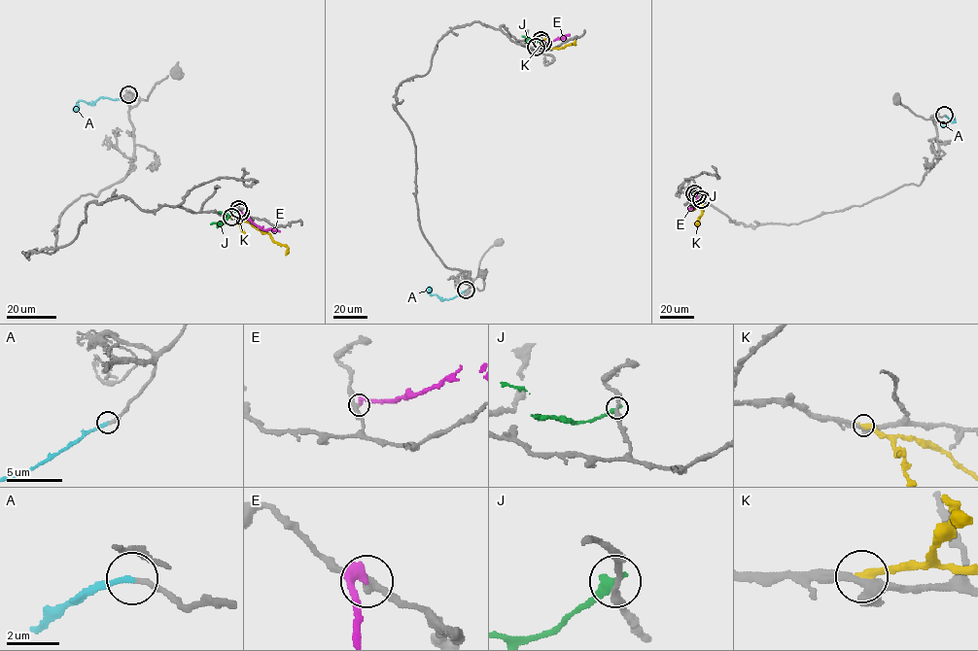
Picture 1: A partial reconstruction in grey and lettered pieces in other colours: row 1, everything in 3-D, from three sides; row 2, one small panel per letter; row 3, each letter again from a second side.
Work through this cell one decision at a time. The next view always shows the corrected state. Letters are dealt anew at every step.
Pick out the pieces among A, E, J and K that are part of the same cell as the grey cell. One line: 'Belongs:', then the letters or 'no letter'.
Belongs: A

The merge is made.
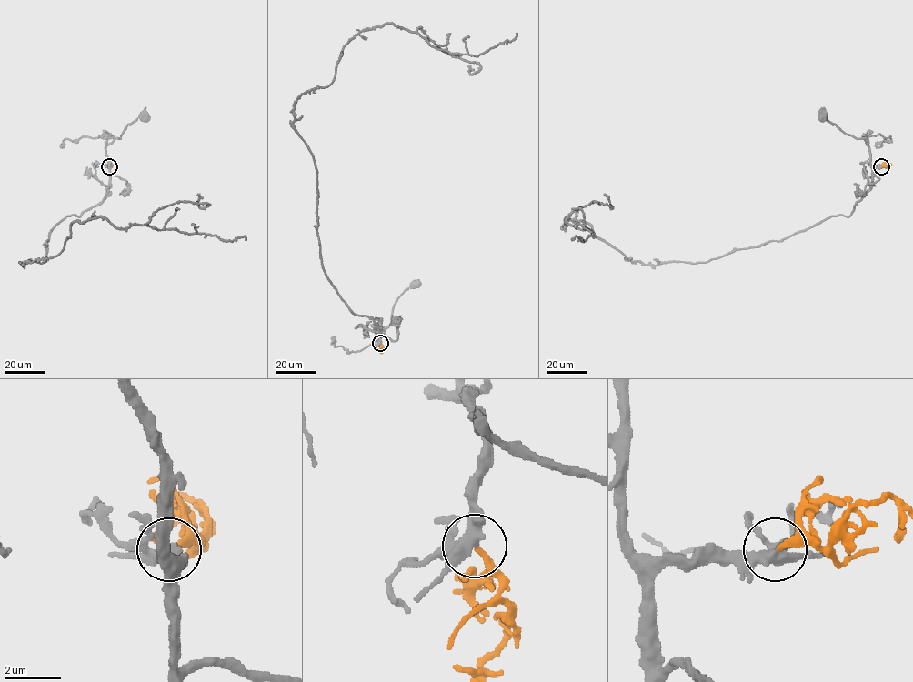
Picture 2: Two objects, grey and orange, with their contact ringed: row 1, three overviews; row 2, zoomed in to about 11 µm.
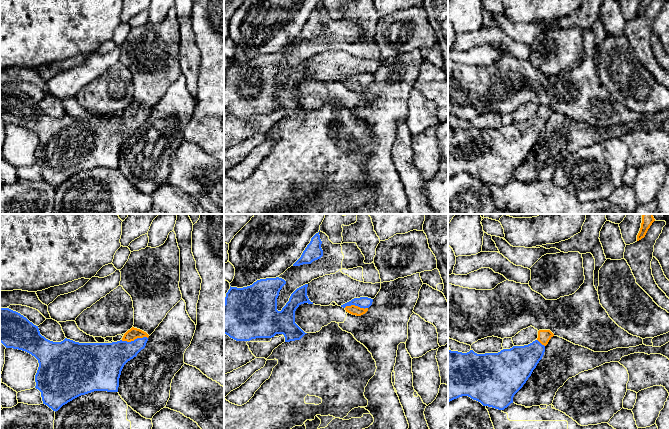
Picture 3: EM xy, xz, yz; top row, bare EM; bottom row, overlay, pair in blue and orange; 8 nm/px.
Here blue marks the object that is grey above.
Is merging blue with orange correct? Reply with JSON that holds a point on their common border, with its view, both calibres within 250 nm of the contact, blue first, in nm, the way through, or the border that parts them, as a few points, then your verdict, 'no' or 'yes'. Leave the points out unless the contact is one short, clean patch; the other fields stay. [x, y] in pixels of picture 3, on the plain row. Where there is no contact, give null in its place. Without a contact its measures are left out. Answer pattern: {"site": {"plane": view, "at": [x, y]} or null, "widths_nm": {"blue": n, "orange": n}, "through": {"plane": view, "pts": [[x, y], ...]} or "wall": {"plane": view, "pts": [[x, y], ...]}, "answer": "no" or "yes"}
{"site": {"plane": "xy", "at": [135, 115]}, "widths_nm": {"blue": 240, "orange": 90}, "through": {"plane": "xy", "pts": [[110, 133], [123, 127], [135, 115], [134, 109]]}, "answer": "yes"}

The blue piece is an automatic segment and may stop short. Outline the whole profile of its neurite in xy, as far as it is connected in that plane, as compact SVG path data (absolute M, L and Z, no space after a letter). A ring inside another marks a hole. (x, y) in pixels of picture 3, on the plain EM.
M0 84L0 118L6 124L25 127L38 136L39 143L35 151L35 164L41 168L43 180L55 188L81 171L94 167L118 168L119 154L124 141L145 124L148 113L146 108L132 103L120 117L112 119L79 119L67 114L61 118L53 118L42 112L38 102L20 89L9 84Z

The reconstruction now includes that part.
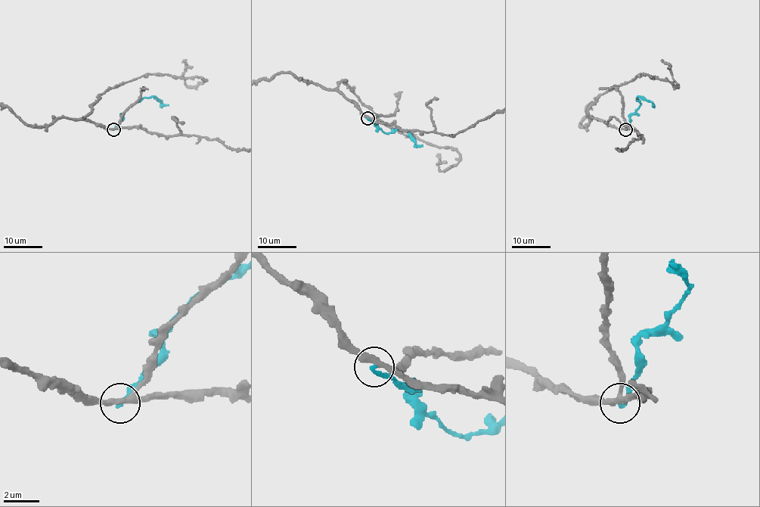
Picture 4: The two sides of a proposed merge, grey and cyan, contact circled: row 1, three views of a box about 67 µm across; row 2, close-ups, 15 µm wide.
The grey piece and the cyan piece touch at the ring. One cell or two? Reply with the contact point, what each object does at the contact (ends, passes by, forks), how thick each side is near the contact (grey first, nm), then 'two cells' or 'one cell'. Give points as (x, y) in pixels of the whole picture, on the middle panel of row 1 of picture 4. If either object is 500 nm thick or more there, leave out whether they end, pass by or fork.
(367, 118) | grey forks | cyan ends | 280/240 nm | two cells

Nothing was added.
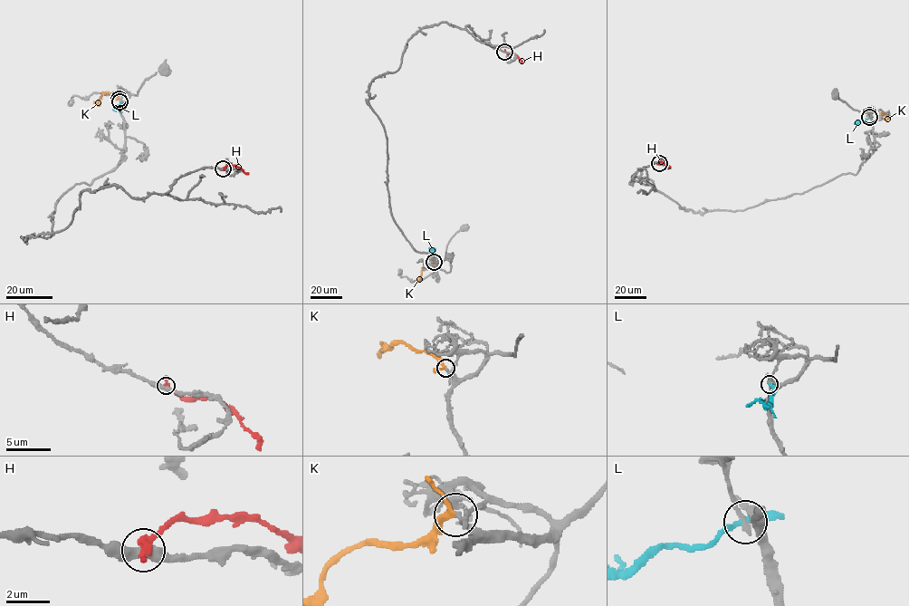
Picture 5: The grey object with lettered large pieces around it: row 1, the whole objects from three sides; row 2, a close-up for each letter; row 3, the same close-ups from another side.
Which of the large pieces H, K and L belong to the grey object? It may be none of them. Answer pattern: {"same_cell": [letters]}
{"same_cell": ["K"]}

